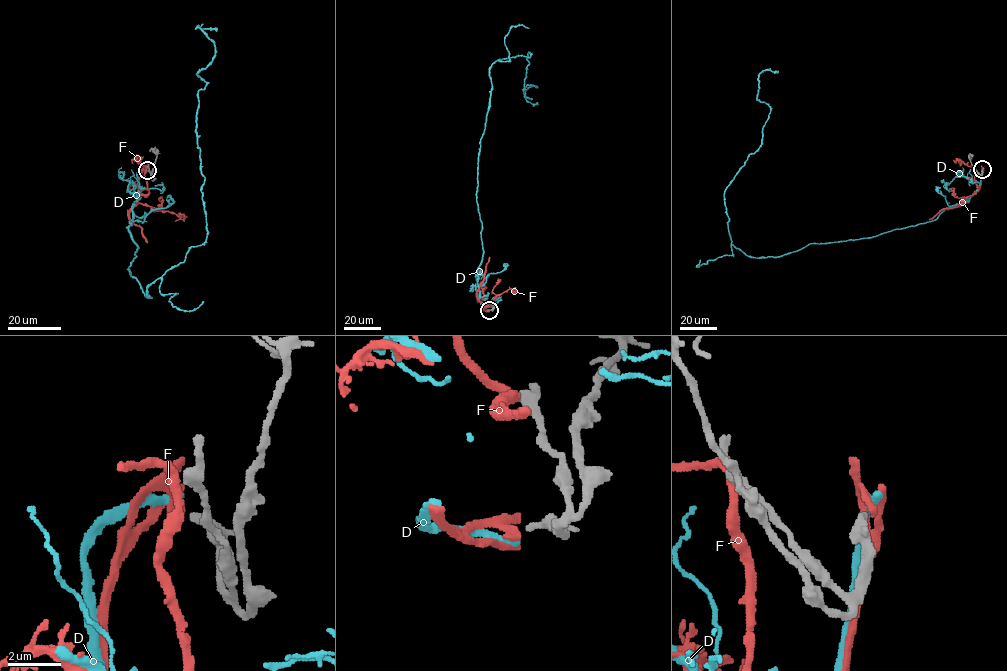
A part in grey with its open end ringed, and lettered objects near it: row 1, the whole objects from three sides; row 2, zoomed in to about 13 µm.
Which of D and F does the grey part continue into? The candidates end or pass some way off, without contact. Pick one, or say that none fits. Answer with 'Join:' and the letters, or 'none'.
Join: none

